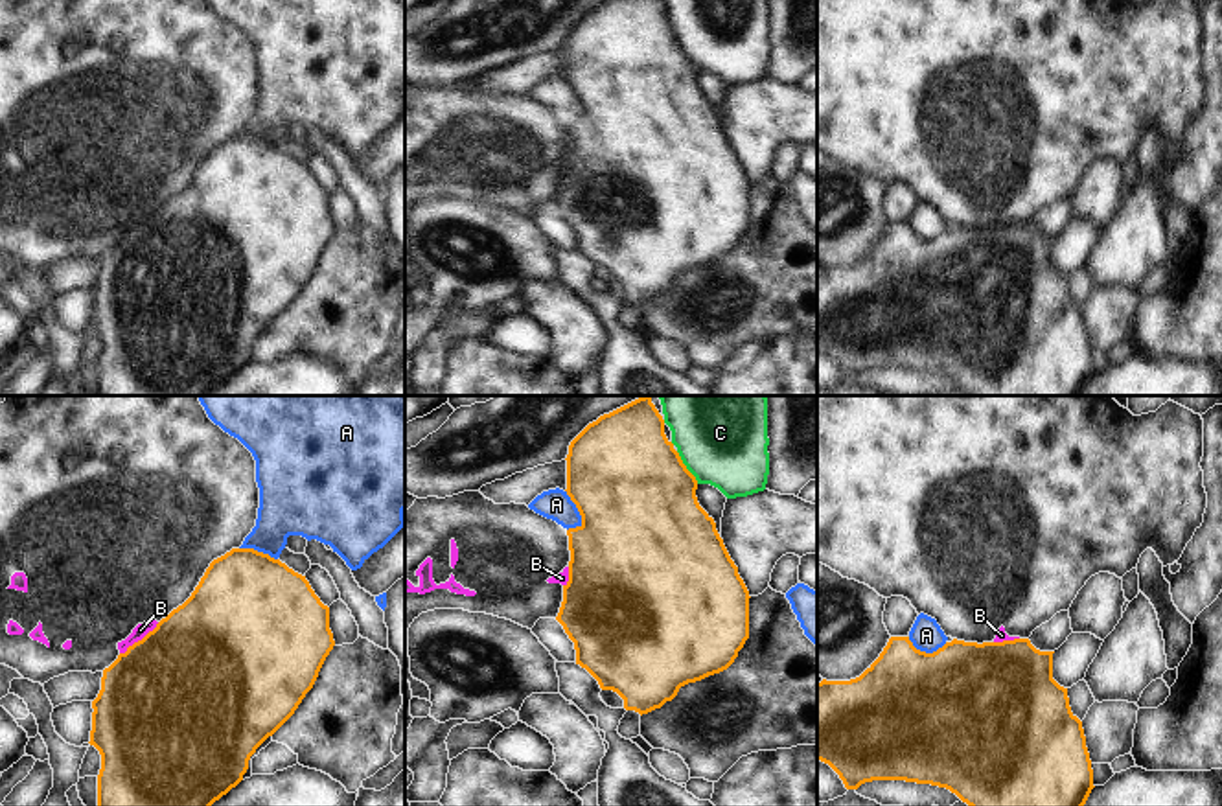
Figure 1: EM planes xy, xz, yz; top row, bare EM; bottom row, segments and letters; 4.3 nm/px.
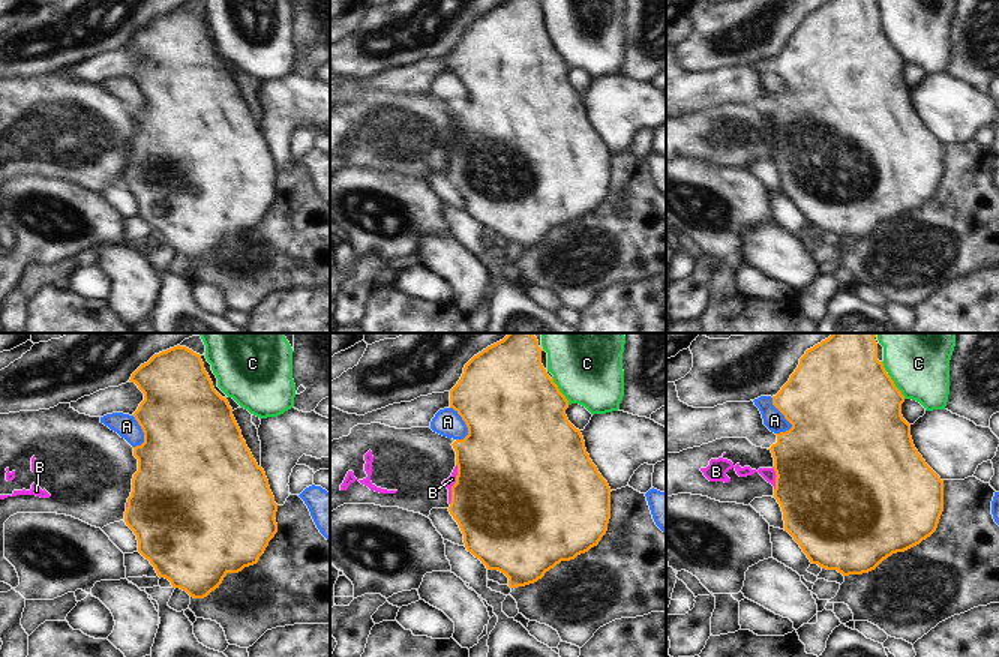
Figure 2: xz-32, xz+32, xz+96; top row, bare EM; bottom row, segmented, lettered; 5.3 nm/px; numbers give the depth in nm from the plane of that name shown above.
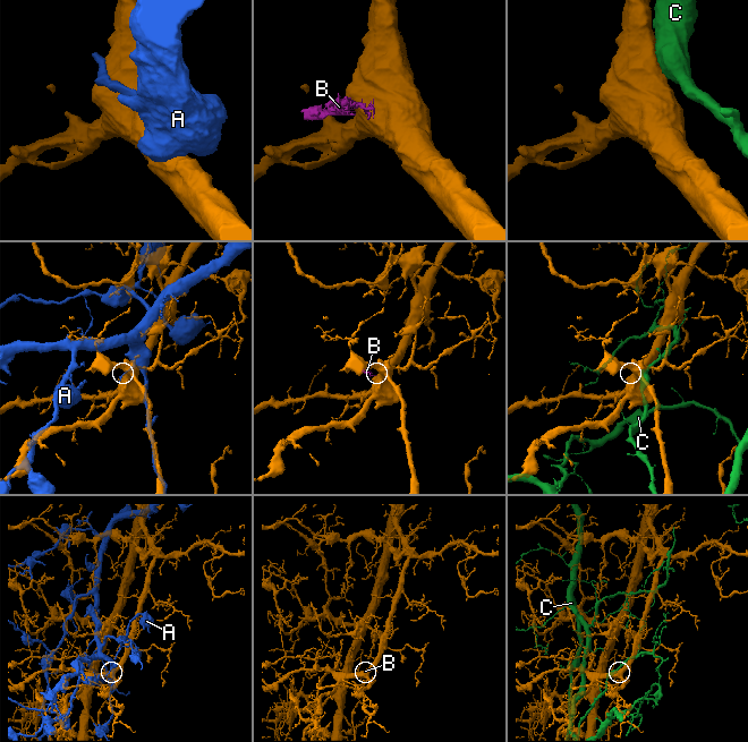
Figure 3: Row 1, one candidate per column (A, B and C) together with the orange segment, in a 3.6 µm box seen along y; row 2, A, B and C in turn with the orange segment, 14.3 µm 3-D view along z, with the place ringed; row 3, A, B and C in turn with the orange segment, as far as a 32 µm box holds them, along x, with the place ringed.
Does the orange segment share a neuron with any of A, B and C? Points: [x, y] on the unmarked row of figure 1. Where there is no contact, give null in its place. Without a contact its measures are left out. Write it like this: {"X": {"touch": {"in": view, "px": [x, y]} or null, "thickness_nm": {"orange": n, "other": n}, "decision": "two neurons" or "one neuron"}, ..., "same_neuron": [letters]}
{"A": {"touch": {"in": "xz", "px": [580, 102]}, "thickness_nm": {"orange": 500, "other": 140}, "decision": "two neurons"}, "B": {"touch": {"in": "xy", "px": [138, 229]}, "thickness_nm": {"orange": 500, "other": 60}, "decision": "two neurons"}, "C": {"touch": {"in": "xz", "px": [685, 56]}, "thickness_nm": {"orange": 500, "other": 340}, "decision": "two neurons"}, "same_neuron": []}

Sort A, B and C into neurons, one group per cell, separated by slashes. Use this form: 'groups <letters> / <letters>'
groups A / B / C

